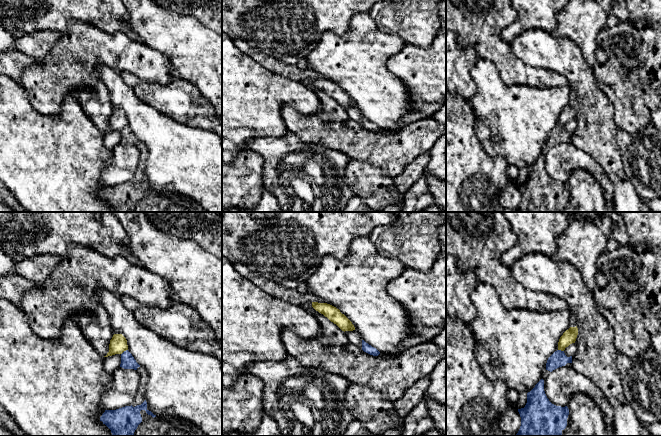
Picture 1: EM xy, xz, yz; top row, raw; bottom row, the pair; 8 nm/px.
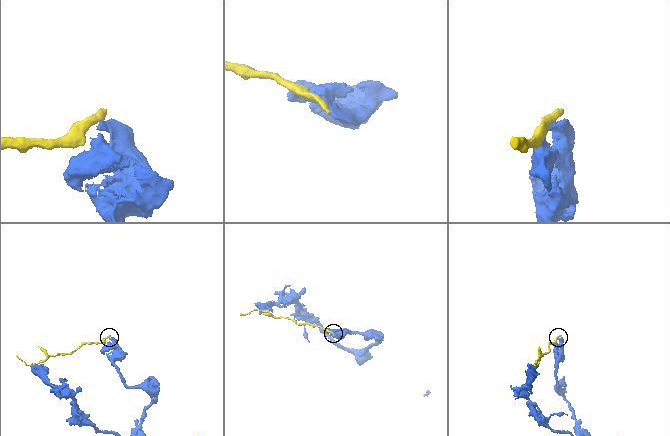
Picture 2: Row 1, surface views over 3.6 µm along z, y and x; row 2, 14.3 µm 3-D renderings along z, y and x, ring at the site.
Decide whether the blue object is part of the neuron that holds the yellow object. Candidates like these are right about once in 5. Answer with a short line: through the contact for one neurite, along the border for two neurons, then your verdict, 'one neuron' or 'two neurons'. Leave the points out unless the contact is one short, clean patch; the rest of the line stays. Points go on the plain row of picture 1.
line xy (127, 125), (121, 130); two neurons

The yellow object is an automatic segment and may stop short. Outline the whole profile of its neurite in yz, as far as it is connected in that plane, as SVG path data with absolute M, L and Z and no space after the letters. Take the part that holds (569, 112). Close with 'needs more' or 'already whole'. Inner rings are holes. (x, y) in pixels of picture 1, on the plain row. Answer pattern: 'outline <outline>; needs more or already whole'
outline M446 0L446 32L457 34L459 47L474 49L478 57L490 60L505 85L569 88L571 103L558 118L558 126L564 127L576 117L577 96L566 78L559 73L527 65L515 55L511 44L502 39L501 31L516 18L517 12L511 0Z; needs more

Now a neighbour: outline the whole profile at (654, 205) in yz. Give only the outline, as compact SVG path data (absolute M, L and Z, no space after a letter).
M661 198L645 200L645 203L652 212L661 212Z

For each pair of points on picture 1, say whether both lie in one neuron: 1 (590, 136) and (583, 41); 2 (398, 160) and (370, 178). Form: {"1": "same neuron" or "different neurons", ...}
{"1": "different neurons", "2": "different neurons"}

